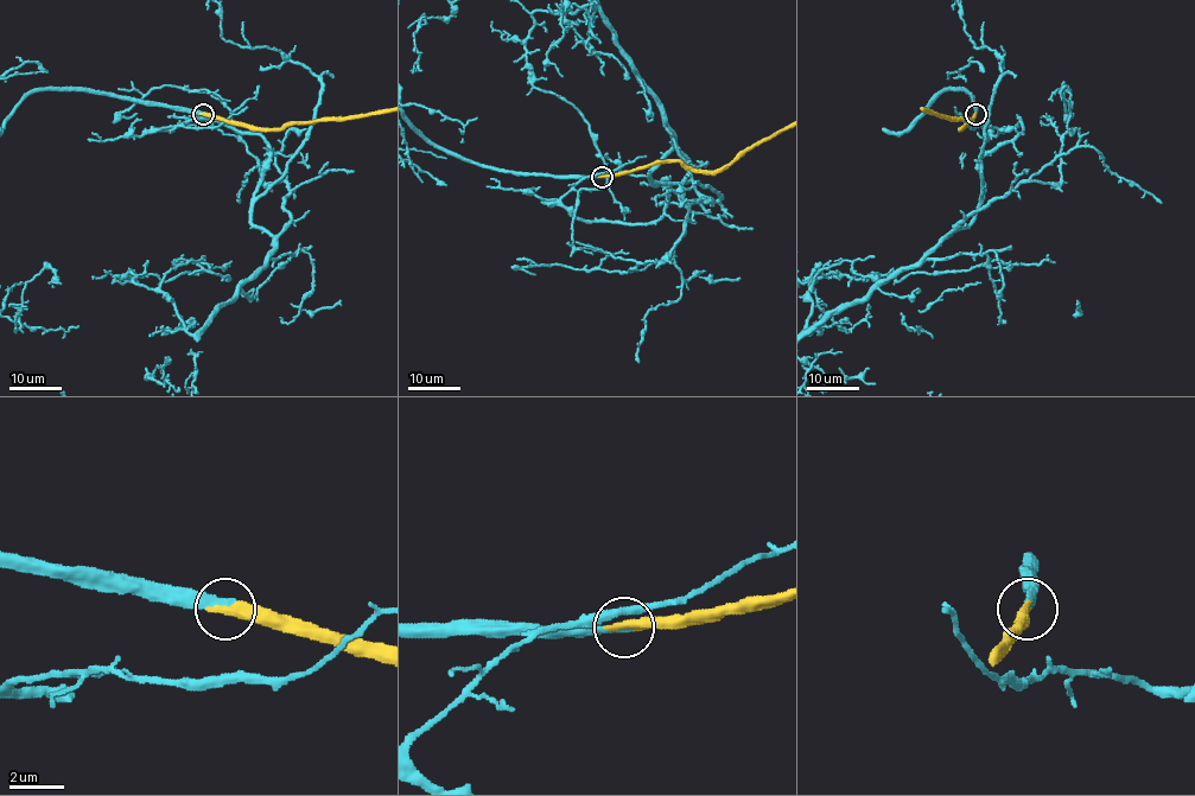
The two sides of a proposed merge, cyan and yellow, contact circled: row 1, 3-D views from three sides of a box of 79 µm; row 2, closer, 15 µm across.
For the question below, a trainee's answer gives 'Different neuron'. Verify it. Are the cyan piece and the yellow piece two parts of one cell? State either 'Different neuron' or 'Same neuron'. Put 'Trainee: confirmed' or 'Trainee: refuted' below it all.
Same neuron
Trainee: refuted

